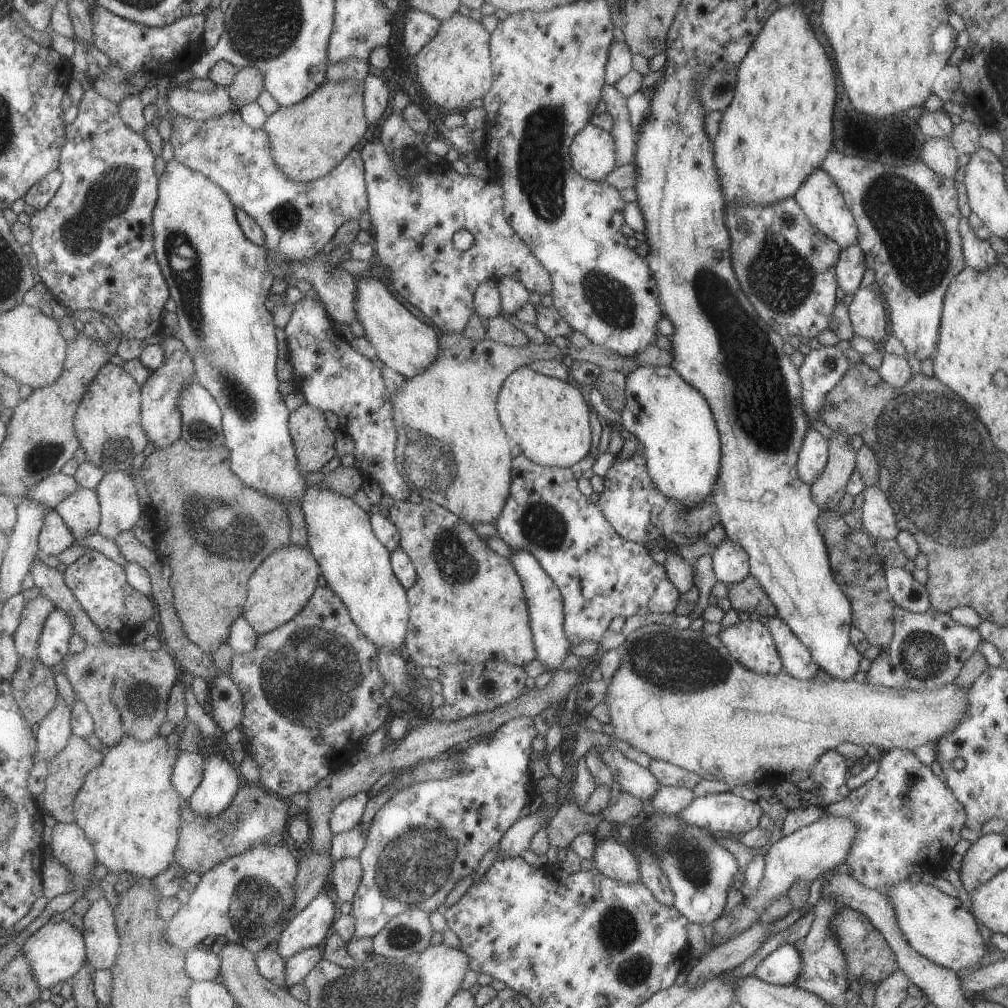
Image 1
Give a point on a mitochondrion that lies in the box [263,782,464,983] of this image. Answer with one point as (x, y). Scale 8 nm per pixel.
(400, 941)

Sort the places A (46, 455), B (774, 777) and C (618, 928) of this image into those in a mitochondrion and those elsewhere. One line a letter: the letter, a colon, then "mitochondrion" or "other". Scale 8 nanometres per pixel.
A: mitochondrion
B: other
C: mitochondrion

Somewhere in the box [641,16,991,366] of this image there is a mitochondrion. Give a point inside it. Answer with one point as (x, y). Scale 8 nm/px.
(904, 218)

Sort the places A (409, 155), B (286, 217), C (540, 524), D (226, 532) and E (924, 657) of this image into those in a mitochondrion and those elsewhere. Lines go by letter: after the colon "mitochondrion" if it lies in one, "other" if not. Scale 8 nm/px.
A: mitochondrion
B: mitochondrion
C: mitochondrion
D: mitochondrion
E: mitochondrion

